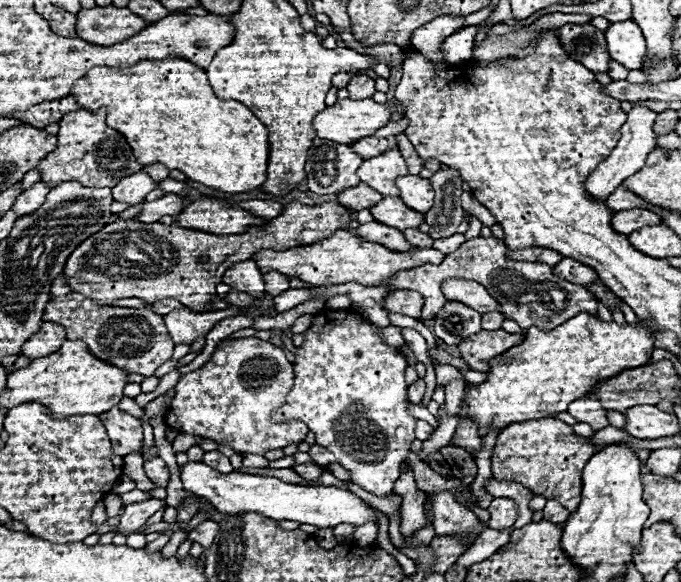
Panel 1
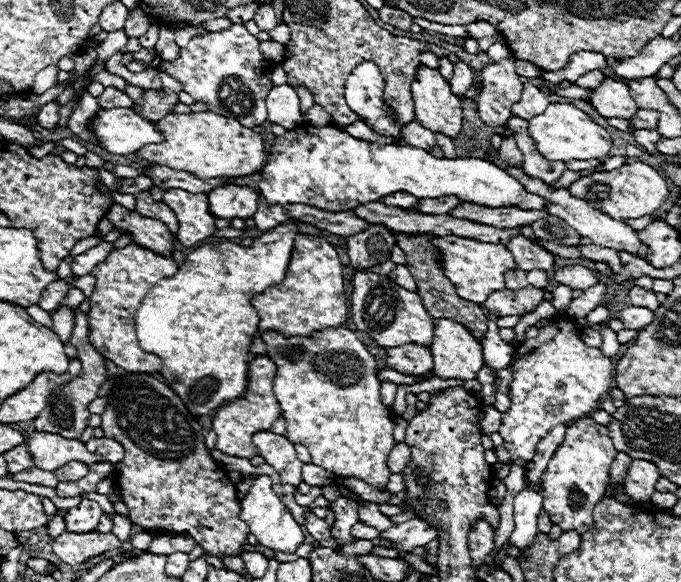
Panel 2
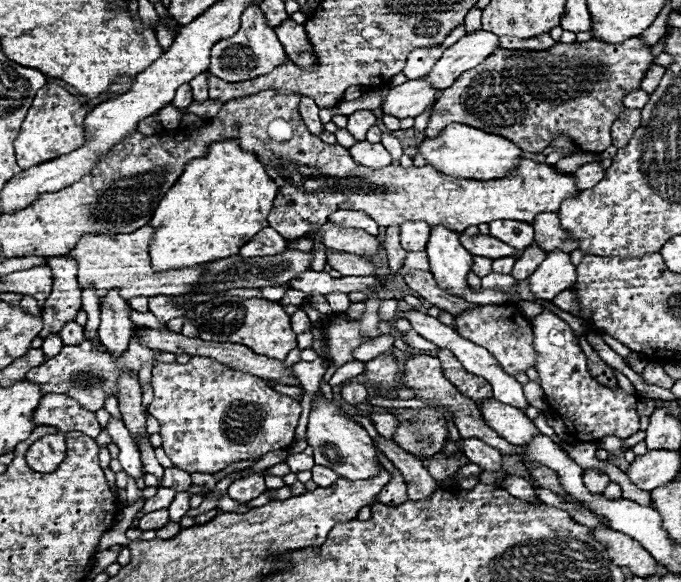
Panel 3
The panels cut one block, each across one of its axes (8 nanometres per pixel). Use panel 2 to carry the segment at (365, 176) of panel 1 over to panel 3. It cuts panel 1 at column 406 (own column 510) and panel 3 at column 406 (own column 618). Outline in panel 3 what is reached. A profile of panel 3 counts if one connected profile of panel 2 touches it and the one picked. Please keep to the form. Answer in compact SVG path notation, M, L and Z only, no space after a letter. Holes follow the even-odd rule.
M410 220L400 226L400 244L408 252L424 252L430 226L422 220Z

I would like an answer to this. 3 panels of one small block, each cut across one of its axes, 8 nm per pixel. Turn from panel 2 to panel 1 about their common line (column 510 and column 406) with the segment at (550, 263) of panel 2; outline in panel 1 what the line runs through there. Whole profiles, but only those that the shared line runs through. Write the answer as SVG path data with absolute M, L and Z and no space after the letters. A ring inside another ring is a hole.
M368 222L368 224L360 224L358 228L358 236L370 242L376 242L392 252L410 252L414 246L408 244L408 240L404 238L404 234L396 228L390 228L386 224L380 222Z

